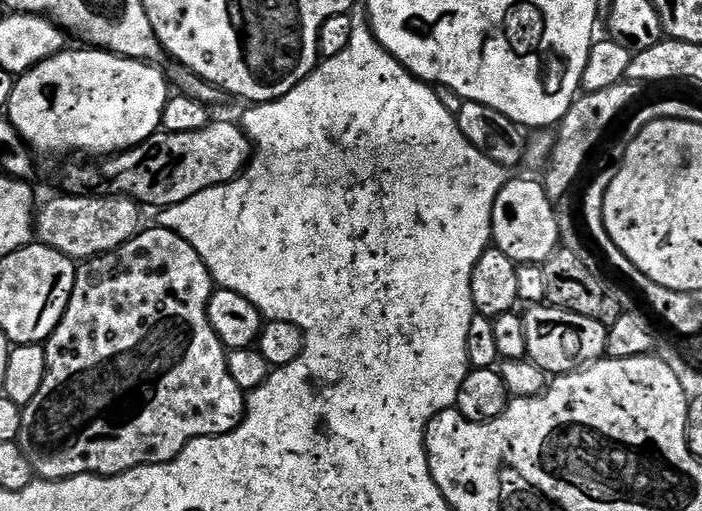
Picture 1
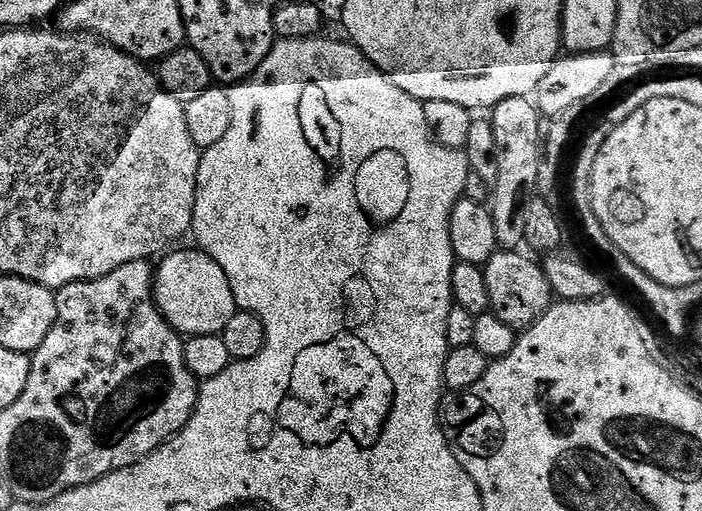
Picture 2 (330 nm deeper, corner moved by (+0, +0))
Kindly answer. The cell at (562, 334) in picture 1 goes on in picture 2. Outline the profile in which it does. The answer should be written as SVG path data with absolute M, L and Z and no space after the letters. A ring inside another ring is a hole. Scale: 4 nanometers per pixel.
M498 250L483 265L486 290L490 294L490 311L502 318L506 326L523 330L530 327L554 303L552 287L546 282L546 274L539 263L531 260L531 255L523 256L523 251Z

